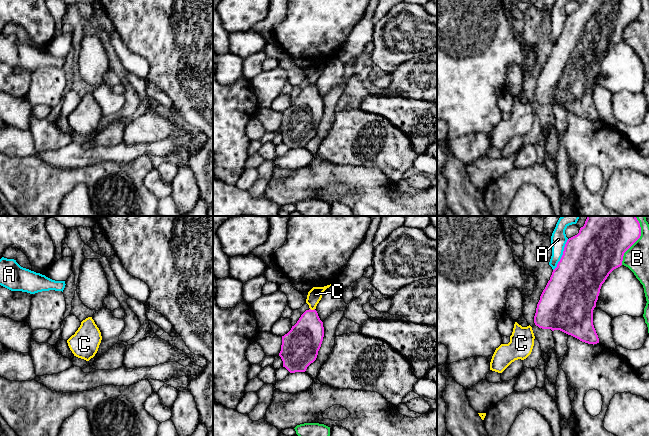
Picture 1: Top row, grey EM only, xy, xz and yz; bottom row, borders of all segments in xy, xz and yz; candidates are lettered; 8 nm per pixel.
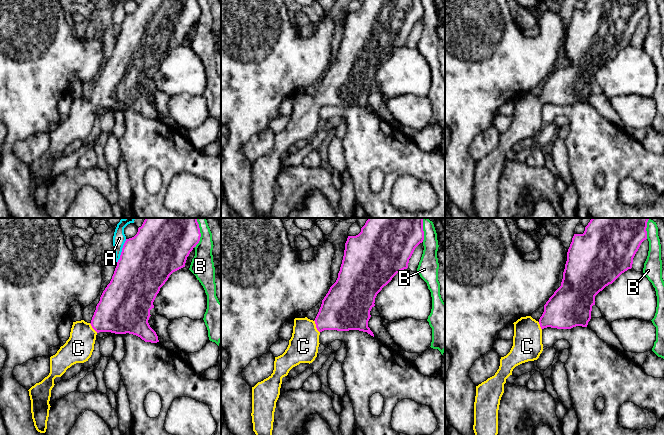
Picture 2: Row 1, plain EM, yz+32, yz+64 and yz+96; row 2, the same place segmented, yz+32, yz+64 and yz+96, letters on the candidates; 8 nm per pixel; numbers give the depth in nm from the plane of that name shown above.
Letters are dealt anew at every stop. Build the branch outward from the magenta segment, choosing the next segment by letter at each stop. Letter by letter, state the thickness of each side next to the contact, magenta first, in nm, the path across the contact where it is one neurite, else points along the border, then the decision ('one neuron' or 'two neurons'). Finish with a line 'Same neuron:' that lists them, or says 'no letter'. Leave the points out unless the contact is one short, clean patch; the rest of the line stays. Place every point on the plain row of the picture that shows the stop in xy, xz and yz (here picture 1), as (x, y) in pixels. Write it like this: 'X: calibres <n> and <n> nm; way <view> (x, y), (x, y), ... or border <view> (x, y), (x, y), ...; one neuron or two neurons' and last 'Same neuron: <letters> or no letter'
A: calibres 420 and 130 nm; two neurons
B: calibres 360 and 200 nm; two neurons
C: calibres 280 and 110 nm; way xz (304, 116), (309, 106), (312, 86), (312, 76), (315, 70); one neuron
Same neuron: C

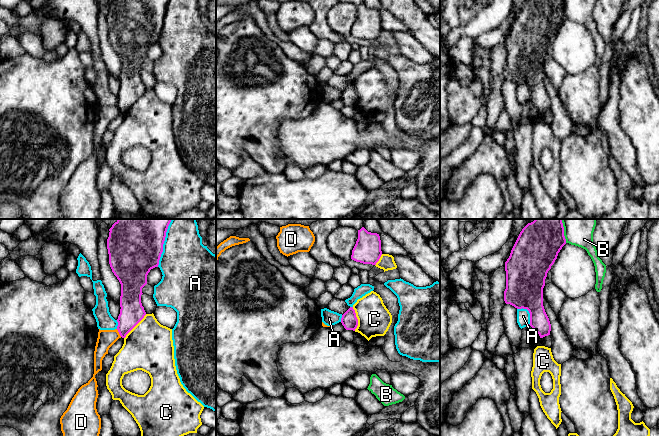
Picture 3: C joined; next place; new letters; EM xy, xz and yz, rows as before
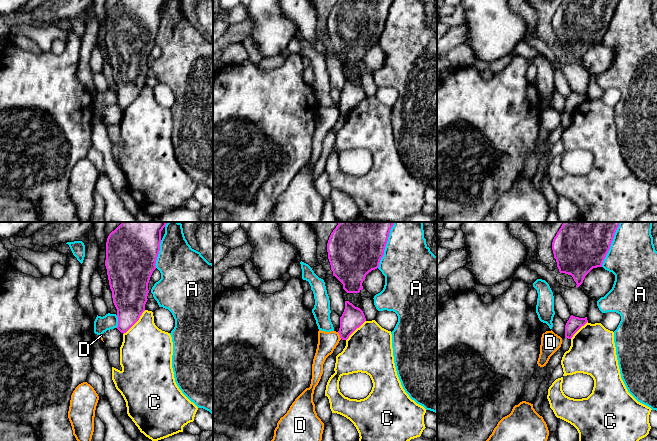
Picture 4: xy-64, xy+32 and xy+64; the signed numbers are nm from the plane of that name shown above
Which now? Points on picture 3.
A: calibres 420 and 420 nm; two neurons
B: calibres 360 and 190 nm; two neurons
C: calibres 190 and 380 nm; two neurons
D: calibres 190 and 140 nm; border xy (116, 105), (121, 112); two neurons
Same neuron: no letter

